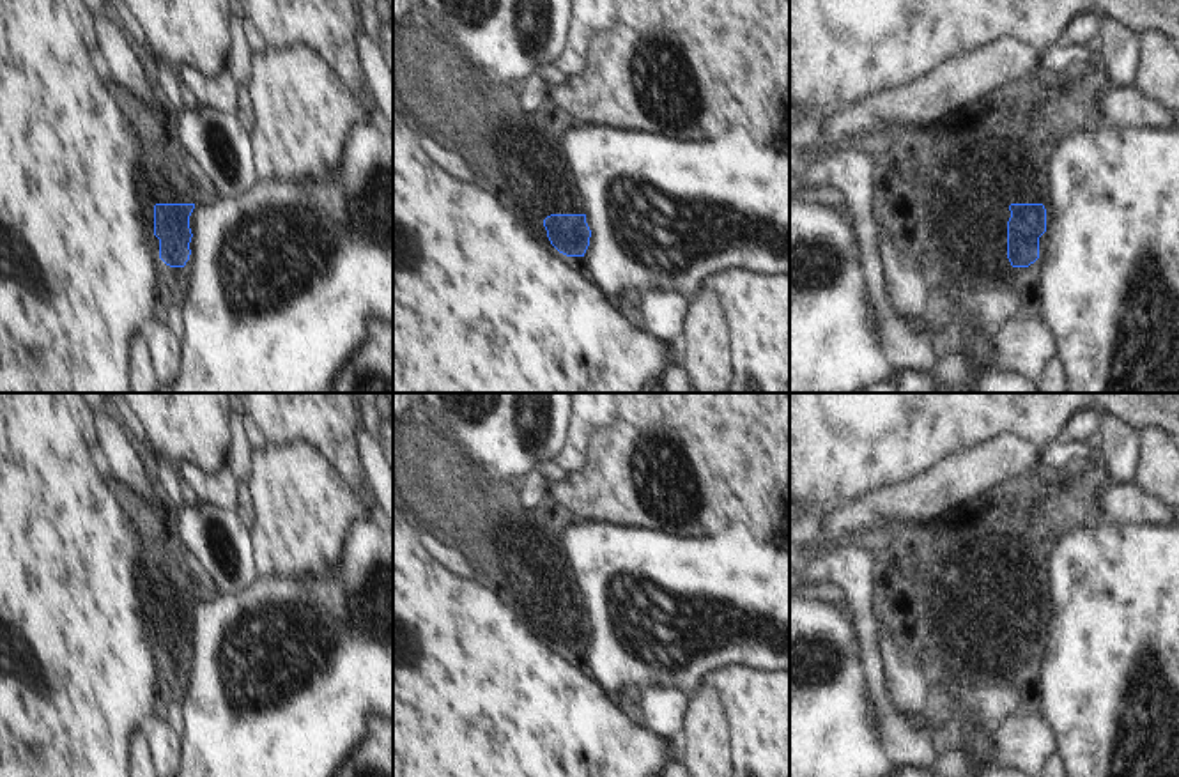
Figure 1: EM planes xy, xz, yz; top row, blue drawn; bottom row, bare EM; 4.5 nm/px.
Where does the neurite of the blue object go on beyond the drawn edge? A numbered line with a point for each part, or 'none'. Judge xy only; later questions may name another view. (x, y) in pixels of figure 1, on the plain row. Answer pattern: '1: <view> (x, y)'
1: xy (284, 676)

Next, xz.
1: xz (664, 611)

